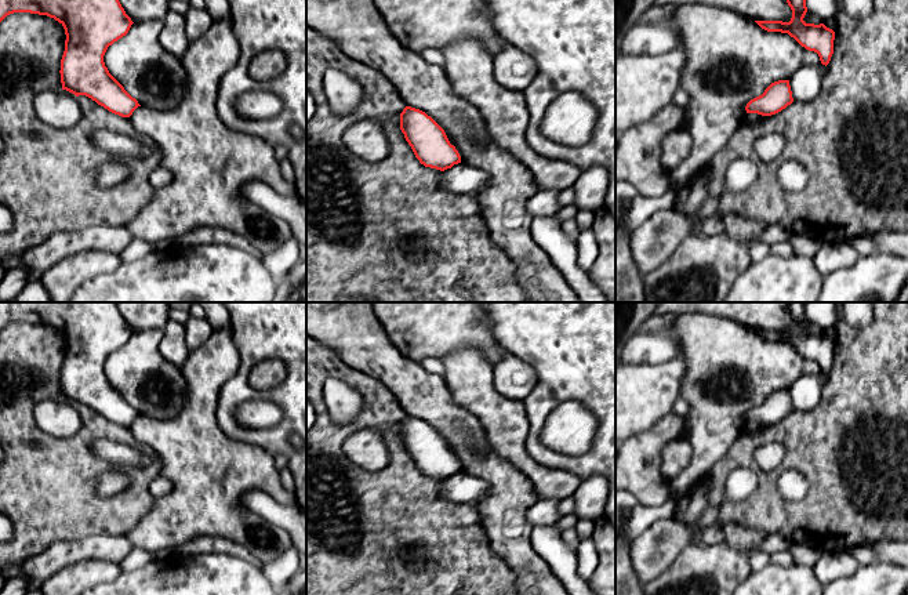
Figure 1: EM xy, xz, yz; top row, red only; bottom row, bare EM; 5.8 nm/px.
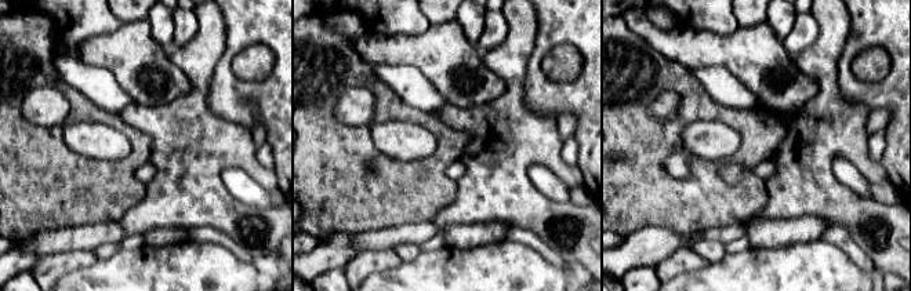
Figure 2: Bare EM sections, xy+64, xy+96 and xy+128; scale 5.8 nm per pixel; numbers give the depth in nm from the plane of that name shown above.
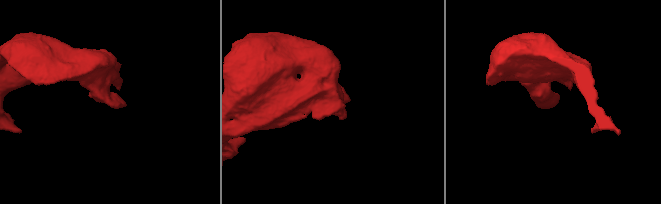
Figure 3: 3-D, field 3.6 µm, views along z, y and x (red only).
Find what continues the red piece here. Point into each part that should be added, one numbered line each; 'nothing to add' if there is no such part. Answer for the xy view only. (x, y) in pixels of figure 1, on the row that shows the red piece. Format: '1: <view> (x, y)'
nothing to add

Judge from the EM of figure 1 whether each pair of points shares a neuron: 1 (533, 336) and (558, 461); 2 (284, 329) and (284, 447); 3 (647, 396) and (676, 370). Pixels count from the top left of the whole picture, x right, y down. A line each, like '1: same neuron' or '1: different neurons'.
1: same neuron
2: same neuron
3: same neuron

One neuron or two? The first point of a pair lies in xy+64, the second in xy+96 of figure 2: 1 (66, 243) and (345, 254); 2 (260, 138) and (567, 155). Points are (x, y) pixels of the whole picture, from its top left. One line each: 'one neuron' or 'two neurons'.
1: two neurons
2: two neurons

